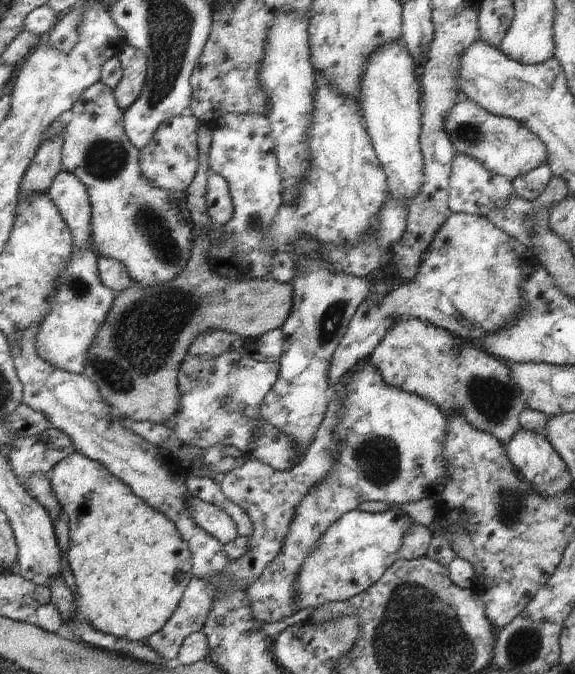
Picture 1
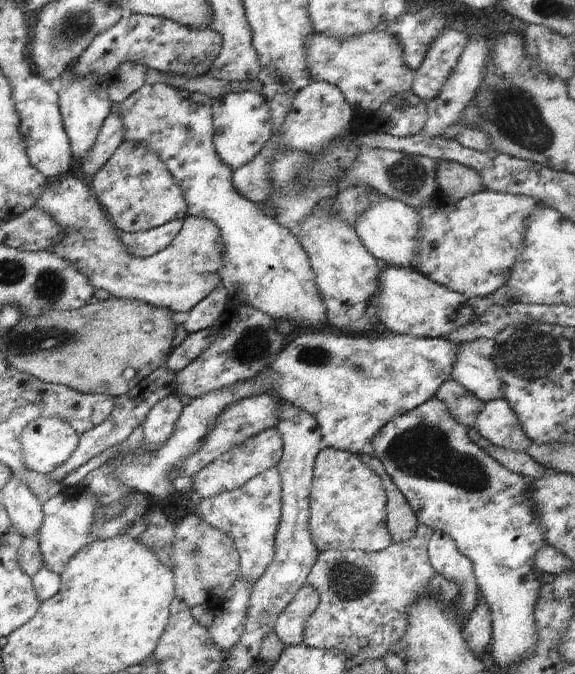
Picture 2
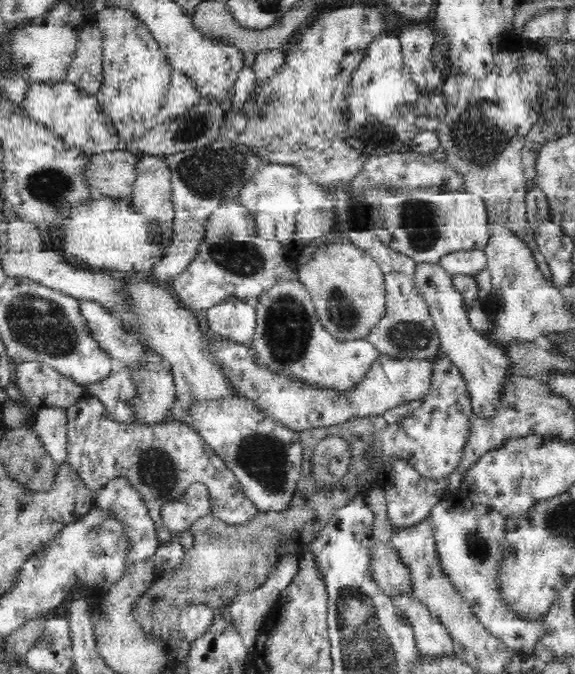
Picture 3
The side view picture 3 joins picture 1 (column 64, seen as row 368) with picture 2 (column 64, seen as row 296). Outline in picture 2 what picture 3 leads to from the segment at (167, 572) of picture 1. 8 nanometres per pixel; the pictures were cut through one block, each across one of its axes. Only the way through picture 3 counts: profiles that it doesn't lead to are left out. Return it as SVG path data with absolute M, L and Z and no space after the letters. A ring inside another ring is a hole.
M41 416L28 423L20 443L25 464L32 471L50 475L72 458L79 446L80 434L64 420Z

